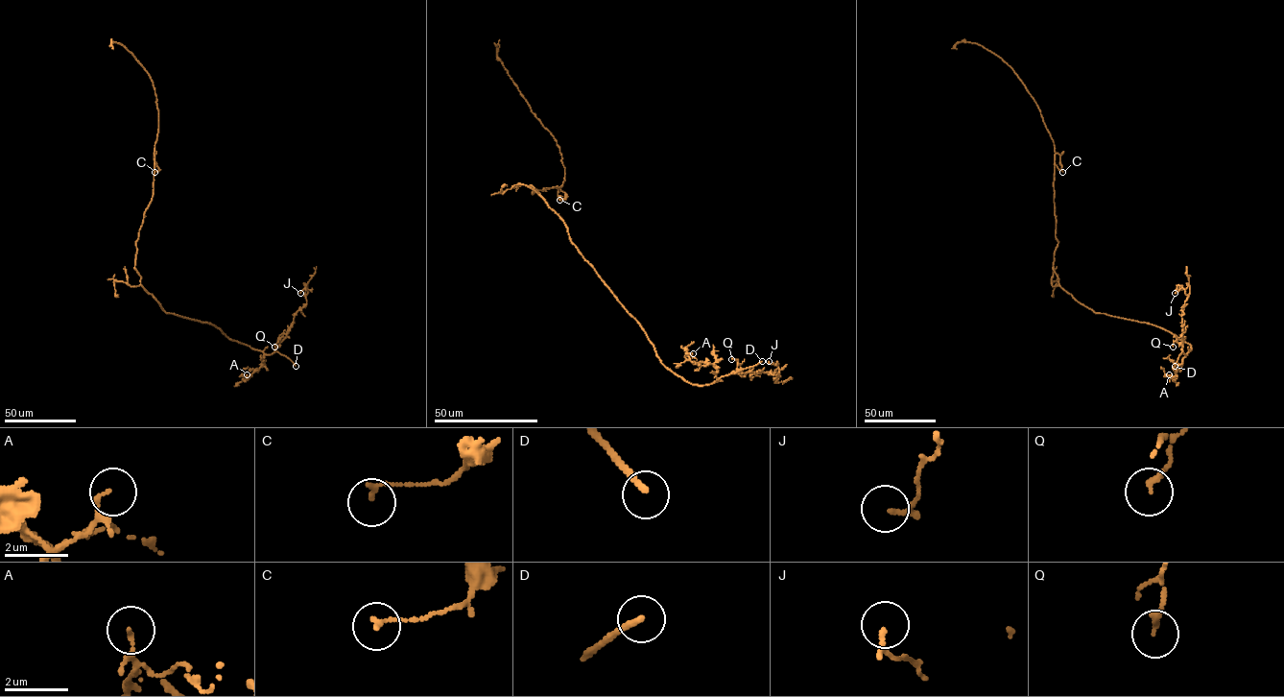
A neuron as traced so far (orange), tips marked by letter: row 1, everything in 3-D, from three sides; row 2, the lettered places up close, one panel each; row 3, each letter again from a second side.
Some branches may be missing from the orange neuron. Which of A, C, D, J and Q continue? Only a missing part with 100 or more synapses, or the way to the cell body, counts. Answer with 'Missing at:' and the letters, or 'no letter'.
Missing at: D

